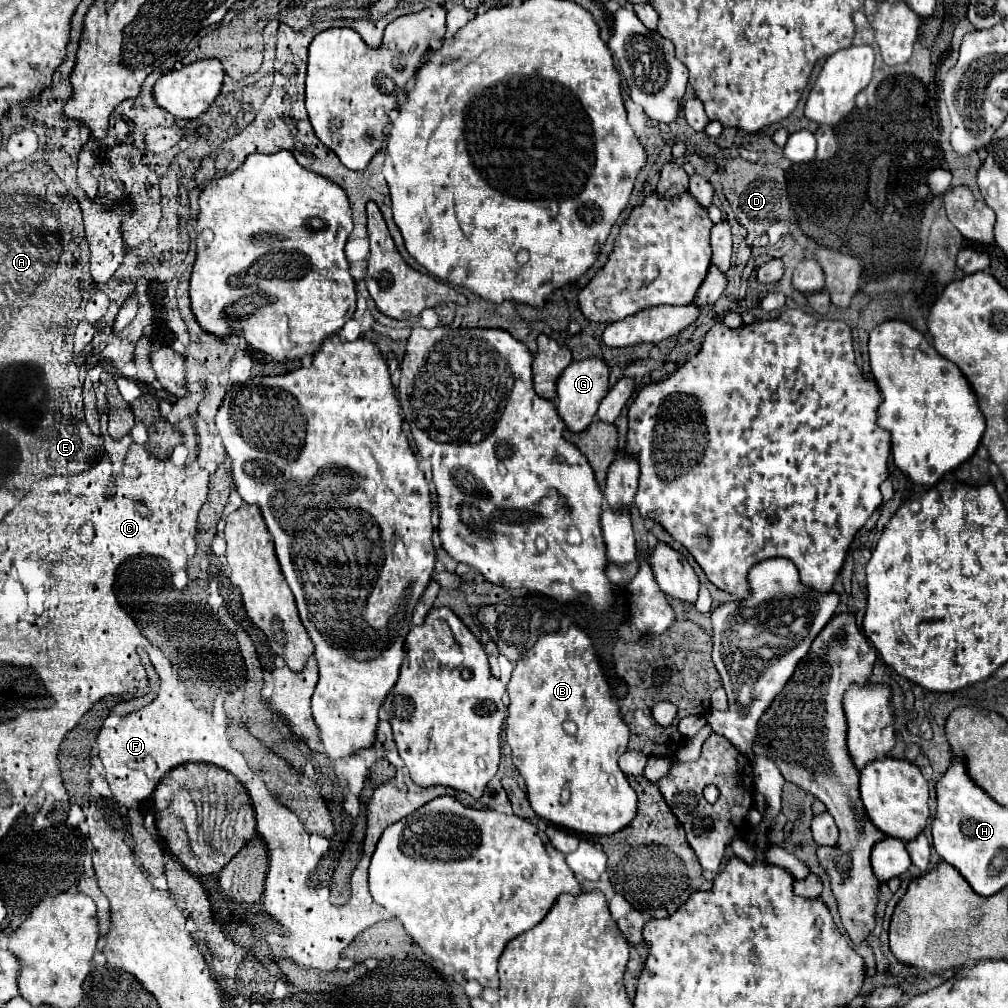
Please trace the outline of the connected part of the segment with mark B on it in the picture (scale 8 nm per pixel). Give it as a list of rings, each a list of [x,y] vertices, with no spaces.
[[[570,625],[568,633],[542,635],[536,647],[516,663],[506,687],[510,695],[506,743],[512,747],[514,765],[526,781],[532,809],[542,819],[576,833],[612,835],[624,829],[634,819],[638,803],[634,789],[618,767],[618,757],[626,751],[630,729],[622,721],[620,707],[602,673],[590,637],[576,625]]]

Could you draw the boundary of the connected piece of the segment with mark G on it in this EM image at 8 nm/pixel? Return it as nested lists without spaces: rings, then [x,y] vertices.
[[[584,359],[578,363],[570,363],[570,367],[566,367],[566,371],[562,371],[562,375],[558,377],[556,411],[572,433],[584,431],[594,421],[598,405],[604,399],[604,395],[608,393],[608,375],[610,375],[610,369],[604,361]]]

